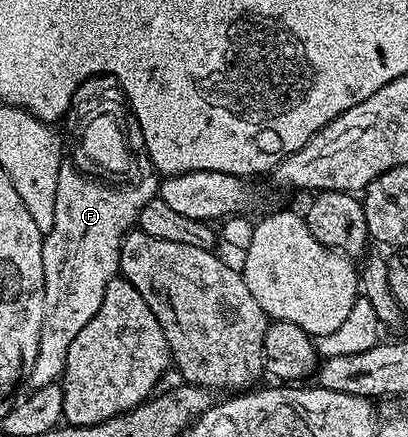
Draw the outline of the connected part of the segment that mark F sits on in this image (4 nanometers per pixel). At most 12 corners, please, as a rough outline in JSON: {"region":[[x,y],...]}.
{"region":[[57,178],[43,238],[45,302],[32,389],[56,383],[101,310],[124,236],[156,199]]}

